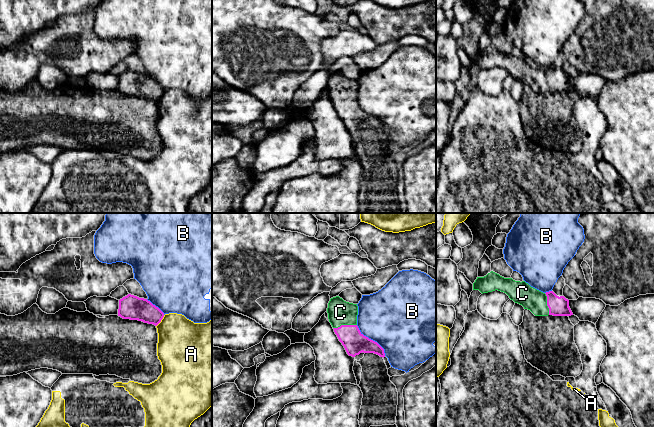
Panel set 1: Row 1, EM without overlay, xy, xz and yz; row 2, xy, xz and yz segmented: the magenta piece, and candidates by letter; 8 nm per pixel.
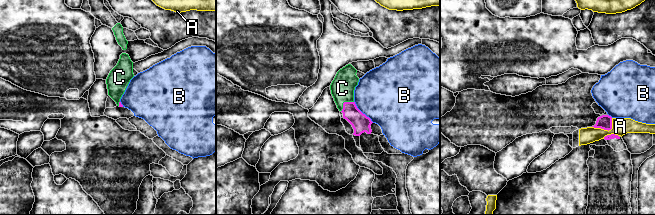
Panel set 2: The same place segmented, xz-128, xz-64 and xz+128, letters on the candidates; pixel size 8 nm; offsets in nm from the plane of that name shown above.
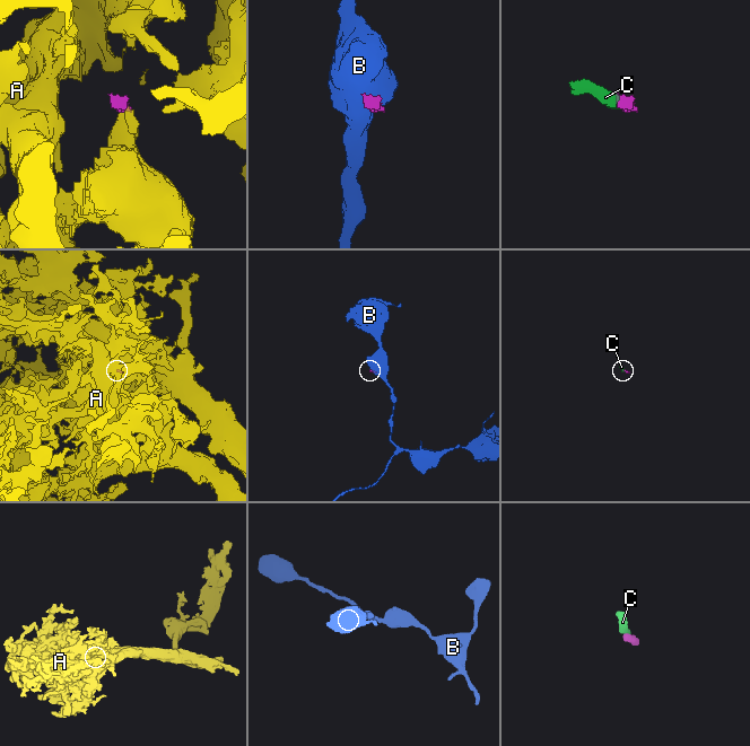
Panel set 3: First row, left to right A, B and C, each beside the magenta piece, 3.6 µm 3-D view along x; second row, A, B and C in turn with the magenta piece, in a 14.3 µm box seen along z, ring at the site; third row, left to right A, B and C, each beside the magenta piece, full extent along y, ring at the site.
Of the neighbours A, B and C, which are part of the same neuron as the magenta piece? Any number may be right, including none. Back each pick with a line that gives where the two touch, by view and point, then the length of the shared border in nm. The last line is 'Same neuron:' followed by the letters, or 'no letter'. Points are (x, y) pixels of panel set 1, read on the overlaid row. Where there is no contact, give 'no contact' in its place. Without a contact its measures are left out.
C: meets magenta in xz at (344, 325); contact 190 nm long
Same neuron: C

